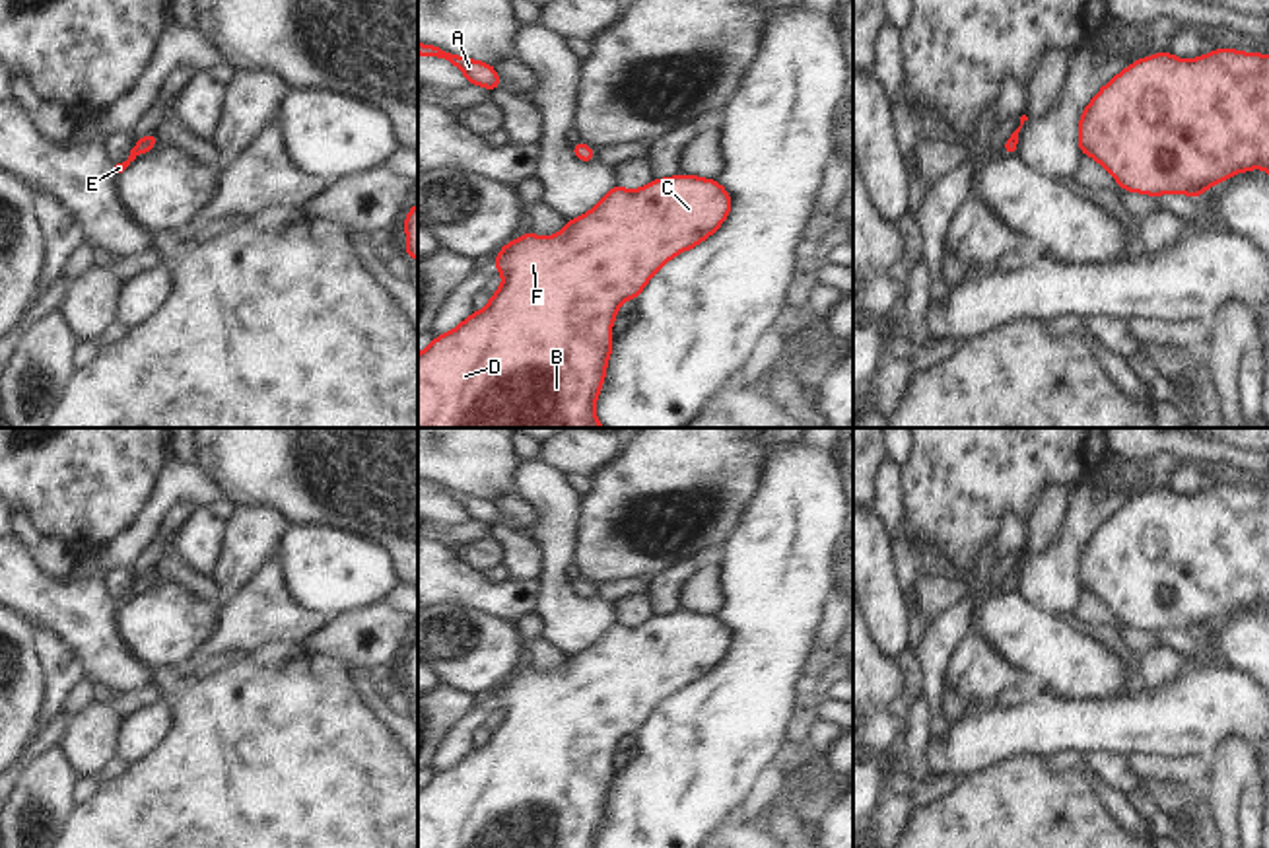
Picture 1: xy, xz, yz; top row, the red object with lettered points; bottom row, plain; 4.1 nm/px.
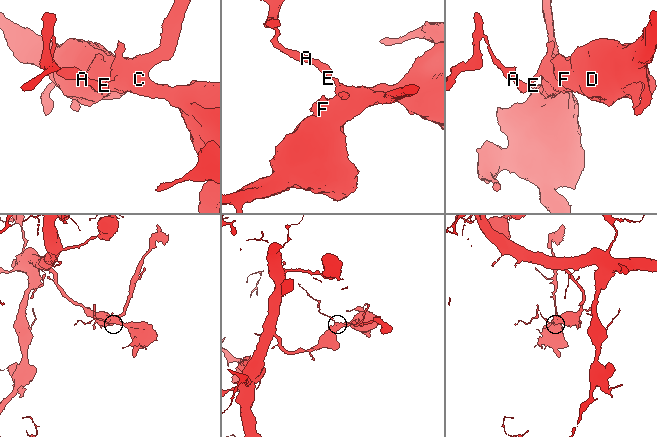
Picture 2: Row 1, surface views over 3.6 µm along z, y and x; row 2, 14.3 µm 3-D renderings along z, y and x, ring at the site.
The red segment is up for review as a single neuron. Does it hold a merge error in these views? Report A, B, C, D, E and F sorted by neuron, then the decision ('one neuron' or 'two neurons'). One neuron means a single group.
A B C D E F; one neuron

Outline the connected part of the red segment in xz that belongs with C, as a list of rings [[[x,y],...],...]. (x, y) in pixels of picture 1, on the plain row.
[[[674,611],[628,626],[614,620],[587,650],[550,673],[532,667],[509,677],[492,698],[503,720],[490,739],[418,790],[418,848],[595,848],[612,788],[610,759],[624,735],[635,735],[672,692],[715,669],[731,648],[731,630],[717,615]]]

